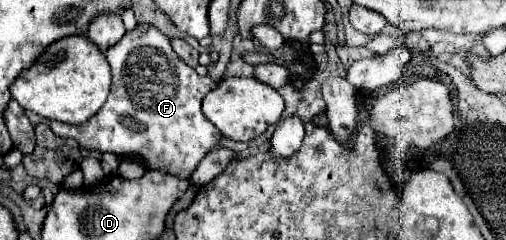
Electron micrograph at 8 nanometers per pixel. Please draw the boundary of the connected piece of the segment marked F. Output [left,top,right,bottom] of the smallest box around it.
[51,24,221,178]

